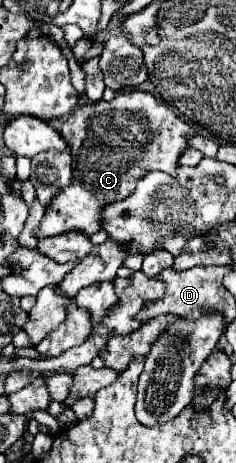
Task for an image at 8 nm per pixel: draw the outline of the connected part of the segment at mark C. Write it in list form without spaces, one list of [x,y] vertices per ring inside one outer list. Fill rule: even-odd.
[[[132,91],[132,93],[116,93],[112,101],[98,101],[98,103],[84,103],[78,105],[68,119],[64,121],[60,129],[62,137],[72,149],[72,161],[74,161],[74,179],[72,187],[66,187],[56,195],[56,201],[52,201],[50,209],[46,211],[38,237],[52,237],[60,235],[64,231],[84,231],[86,235],[94,235],[102,229],[102,211],[106,205],[116,203],[120,199],[126,199],[136,183],[150,171],[164,171],[172,177],[176,177],[178,159],[184,153],[184,149],[190,147],[188,137],[198,135],[194,127],[190,127],[186,121],[182,121],[174,111],[160,99],[156,99],[152,93],[146,91]]]

